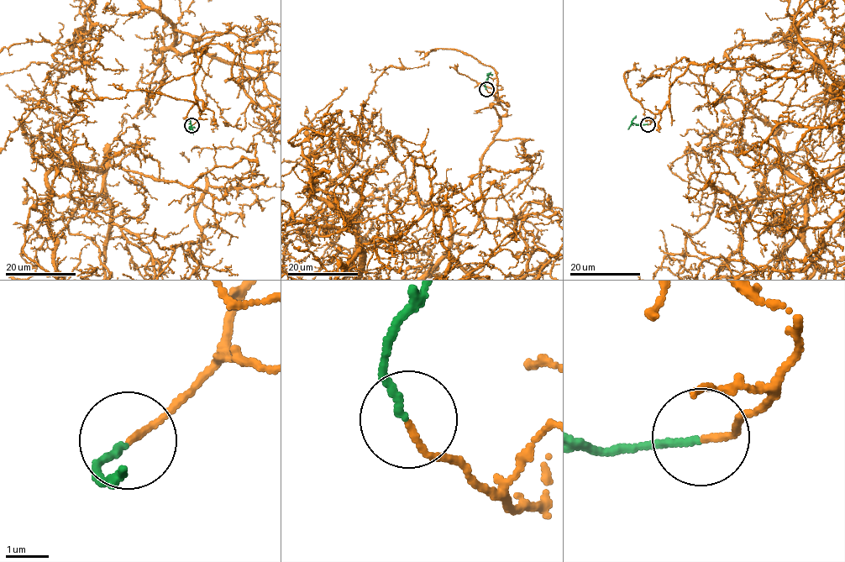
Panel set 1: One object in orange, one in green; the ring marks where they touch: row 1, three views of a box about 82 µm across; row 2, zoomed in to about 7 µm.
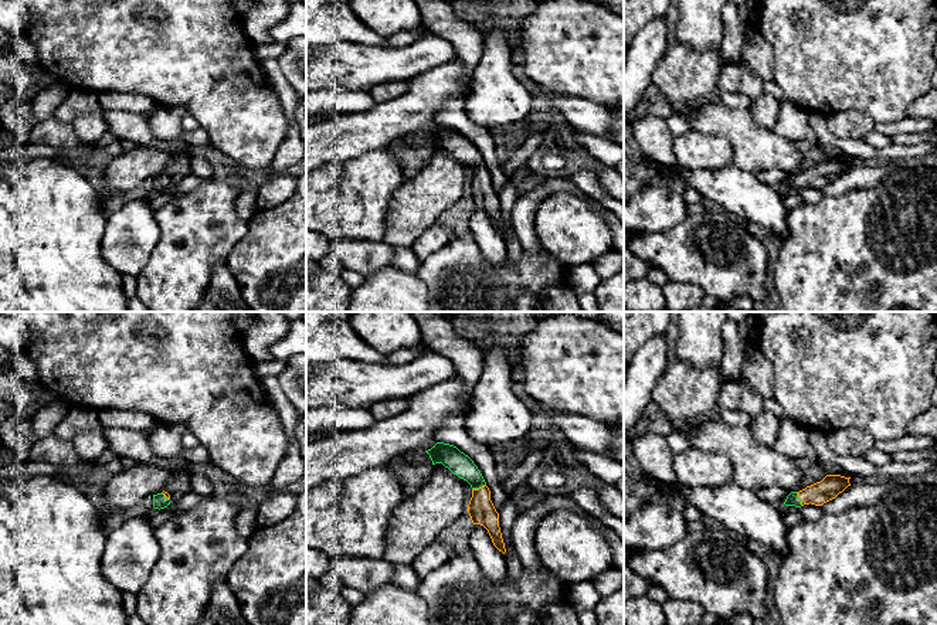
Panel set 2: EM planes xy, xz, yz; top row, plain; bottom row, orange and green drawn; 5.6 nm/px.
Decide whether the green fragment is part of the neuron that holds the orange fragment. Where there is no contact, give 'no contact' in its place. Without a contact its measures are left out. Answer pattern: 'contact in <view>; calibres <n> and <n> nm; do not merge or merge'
contact in xz; calibres 150 and 130 nm; merge

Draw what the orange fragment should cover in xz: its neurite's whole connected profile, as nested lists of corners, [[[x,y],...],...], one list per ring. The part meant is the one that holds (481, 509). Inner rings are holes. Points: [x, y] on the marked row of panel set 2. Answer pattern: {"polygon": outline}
{"polygon": [[[437,442],[425,452],[430,455],[432,465],[442,463],[454,475],[471,485],[472,497],[468,505],[471,520],[473,524],[483,526],[493,546],[505,554],[506,548],[499,527],[499,513],[490,500],[490,490],[473,461],[456,446],[444,442]]]}

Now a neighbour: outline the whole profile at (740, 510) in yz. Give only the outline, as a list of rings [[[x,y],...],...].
[[[646,473],[632,476],[631,480],[661,492],[680,490],[686,503],[693,505],[703,516],[717,520],[723,529],[740,539],[770,547],[781,560],[790,553],[787,540],[790,527],[782,512],[734,480],[720,488],[668,485],[656,482]]]

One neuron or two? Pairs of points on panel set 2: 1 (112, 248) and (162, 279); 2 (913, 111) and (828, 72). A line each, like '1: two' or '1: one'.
1: two
2: two

